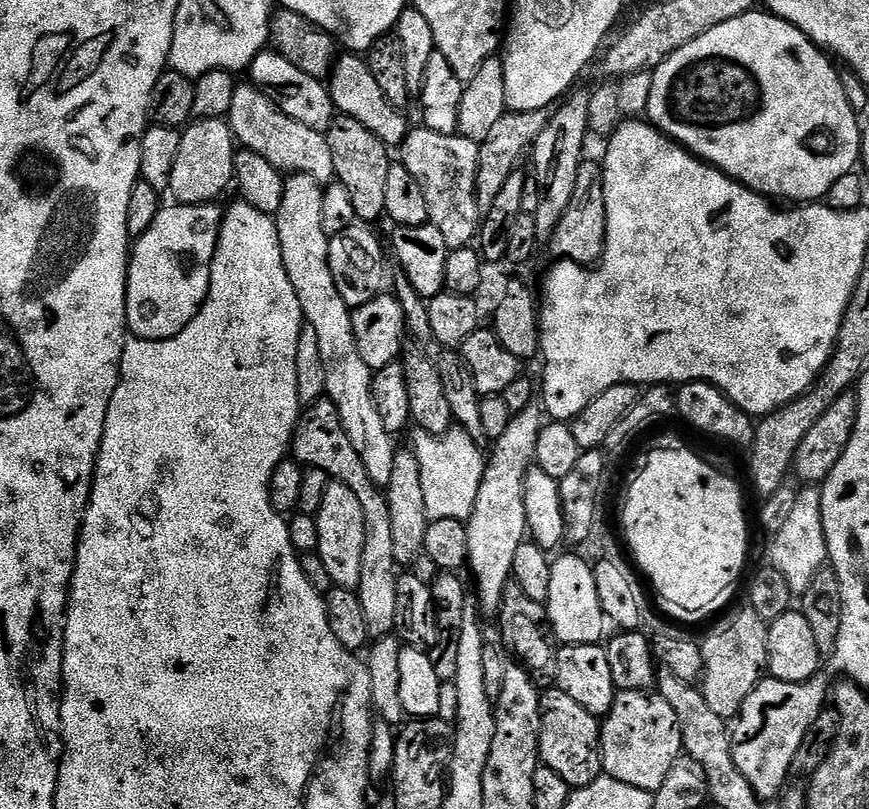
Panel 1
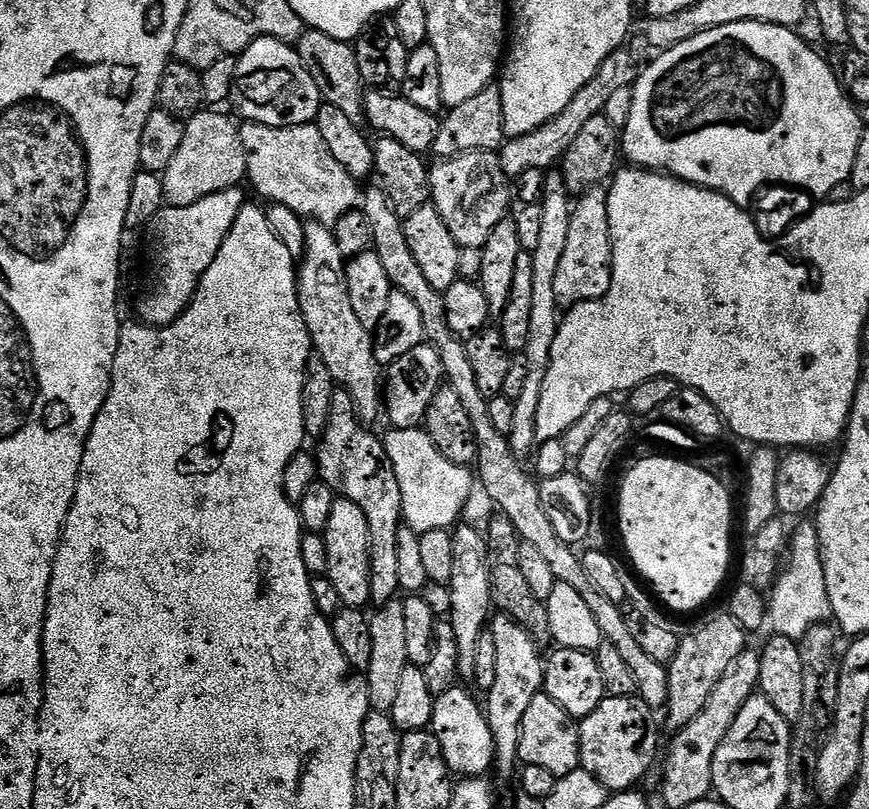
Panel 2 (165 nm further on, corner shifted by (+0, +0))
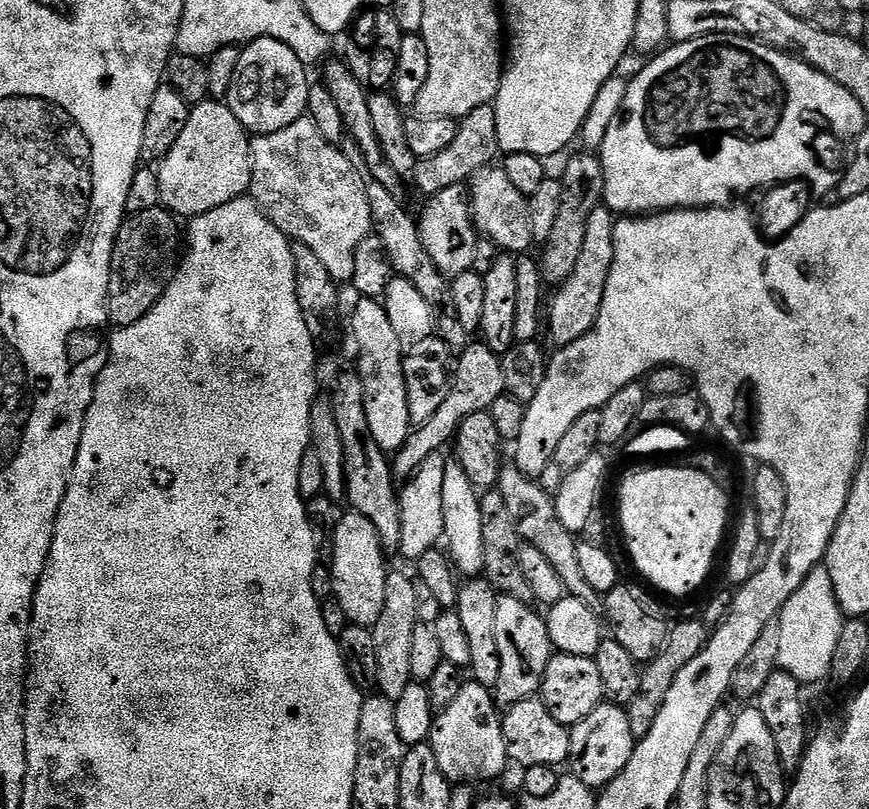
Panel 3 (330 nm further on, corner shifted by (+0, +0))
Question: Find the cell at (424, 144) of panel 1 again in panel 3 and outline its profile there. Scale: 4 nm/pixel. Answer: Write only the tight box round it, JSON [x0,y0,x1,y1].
[470,166,536,254]

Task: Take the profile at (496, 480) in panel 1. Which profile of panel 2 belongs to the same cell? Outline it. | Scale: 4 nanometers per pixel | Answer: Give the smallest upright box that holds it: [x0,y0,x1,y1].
[508,170,574,458]

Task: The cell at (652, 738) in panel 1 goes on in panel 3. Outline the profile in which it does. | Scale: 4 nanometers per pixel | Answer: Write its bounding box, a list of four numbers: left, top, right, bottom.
[570,702,638,790]

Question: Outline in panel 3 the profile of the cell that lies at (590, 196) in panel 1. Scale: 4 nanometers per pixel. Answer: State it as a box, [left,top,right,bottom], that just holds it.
[546,206,617,346]

